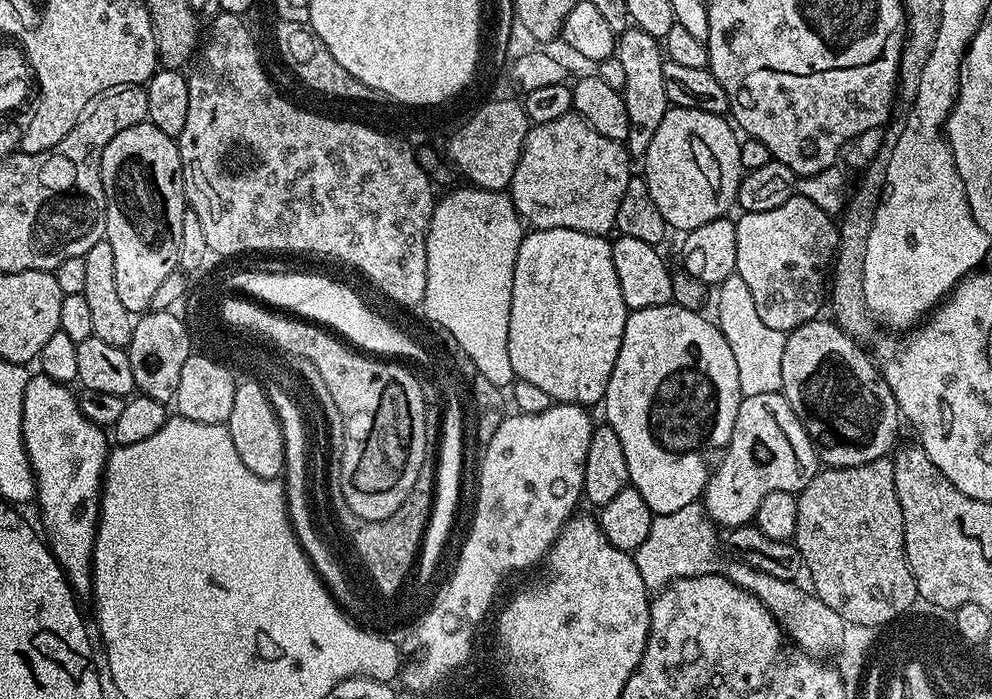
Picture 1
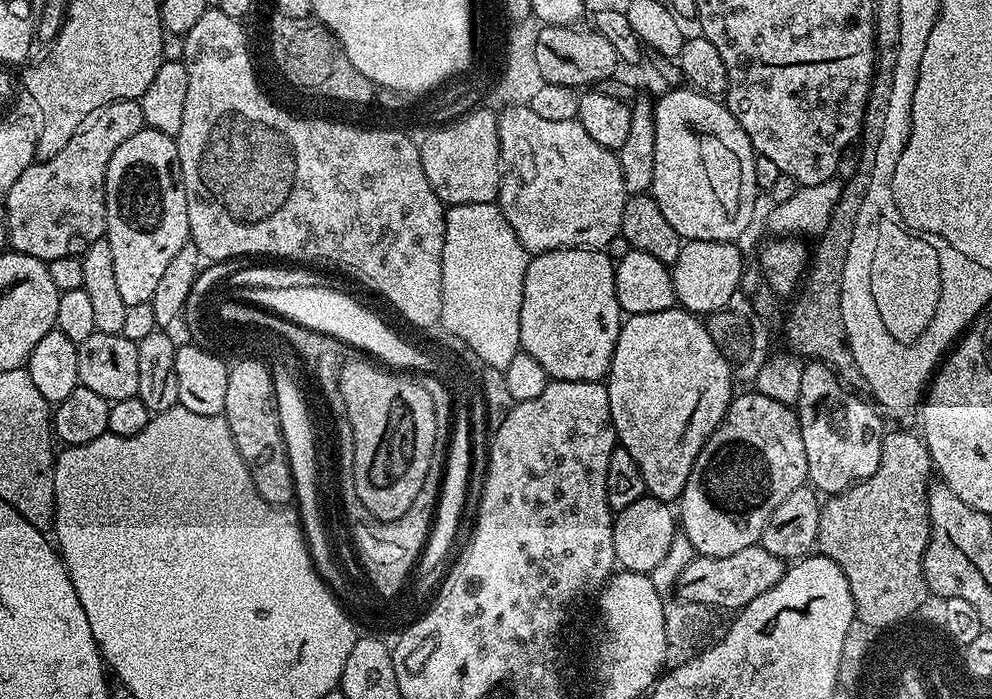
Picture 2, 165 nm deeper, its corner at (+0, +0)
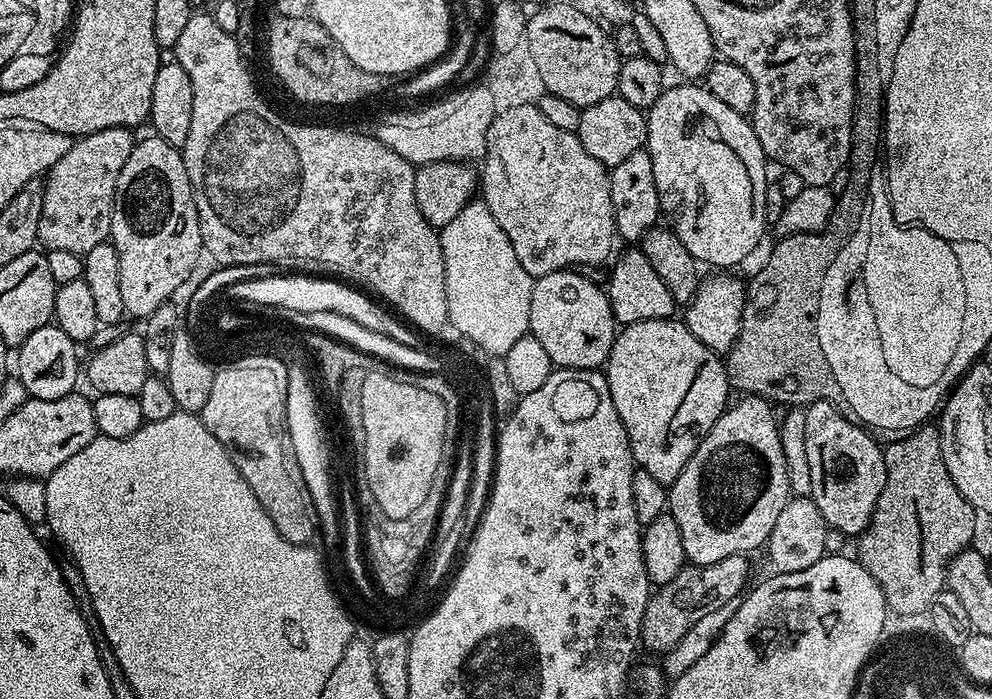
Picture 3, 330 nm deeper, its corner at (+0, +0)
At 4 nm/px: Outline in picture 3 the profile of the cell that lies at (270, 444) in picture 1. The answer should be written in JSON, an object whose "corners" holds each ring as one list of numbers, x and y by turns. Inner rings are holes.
{"corners":[[241,358,214,374,210,398,198,415,206,430,228,449,234,466,246,478,246,486,254,490,254,498,262,502,262,510,270,514,278,534,291,544,311,545,318,536,316,512,290,440,286,398,287,376,252,376]]}

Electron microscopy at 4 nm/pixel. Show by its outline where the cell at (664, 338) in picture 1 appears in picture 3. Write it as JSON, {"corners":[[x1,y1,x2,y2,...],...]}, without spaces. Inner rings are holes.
{"corners":[[679,319,647,320,623,325,617,331,606,375,636,467,671,486,710,426,729,407,725,361,702,346]]}

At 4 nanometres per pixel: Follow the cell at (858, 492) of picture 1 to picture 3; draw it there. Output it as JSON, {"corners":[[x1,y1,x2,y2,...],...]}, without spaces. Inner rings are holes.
{"corners":[[921,426,907,434,901,435,889,448,883,449,886,466,886,486,882,486,882,494,874,506,874,514,868,521,868,529,858,537,860,565,874,578,879,578,889,591,889,600,896,608,904,608,910,618,916,618,920,612,927,613,939,592,945,591,948,565,953,556,965,551,968,544,976,536,975,508,962,498,958,486,950,478,950,470,946,470,946,462,942,458,939,427]]}

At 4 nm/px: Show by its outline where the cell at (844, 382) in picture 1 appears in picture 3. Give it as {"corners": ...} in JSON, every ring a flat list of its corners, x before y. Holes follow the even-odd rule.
{"corners":[[819,400,804,408,806,459,810,462,810,479,814,481,810,499,818,506,818,510,822,510,822,518,829,529,836,531,837,528,842,535,856,538,868,529,868,521,874,514,874,506,882,494,882,486,886,486,886,466,881,445,876,445,859,423,853,422,847,415,844,417,834,405,832,400]]}

